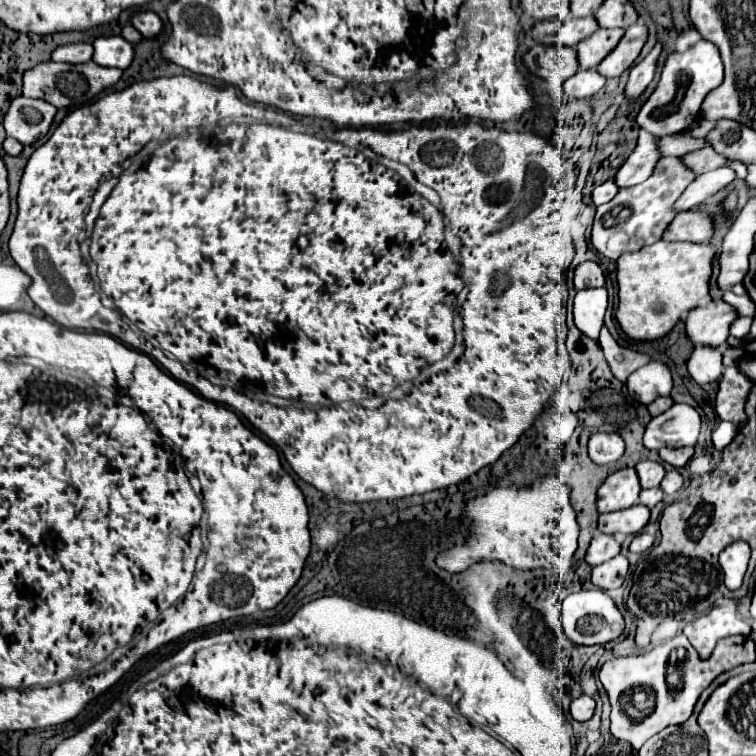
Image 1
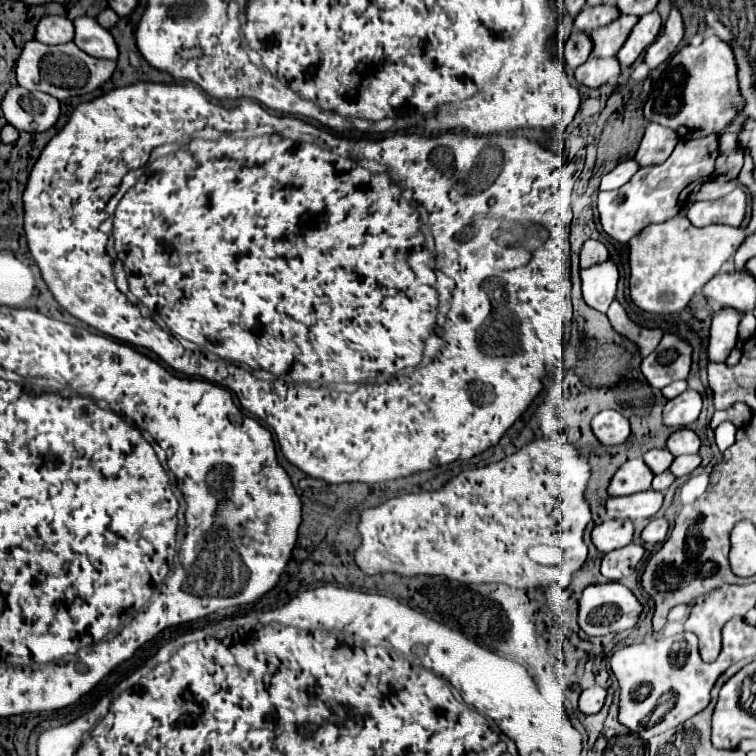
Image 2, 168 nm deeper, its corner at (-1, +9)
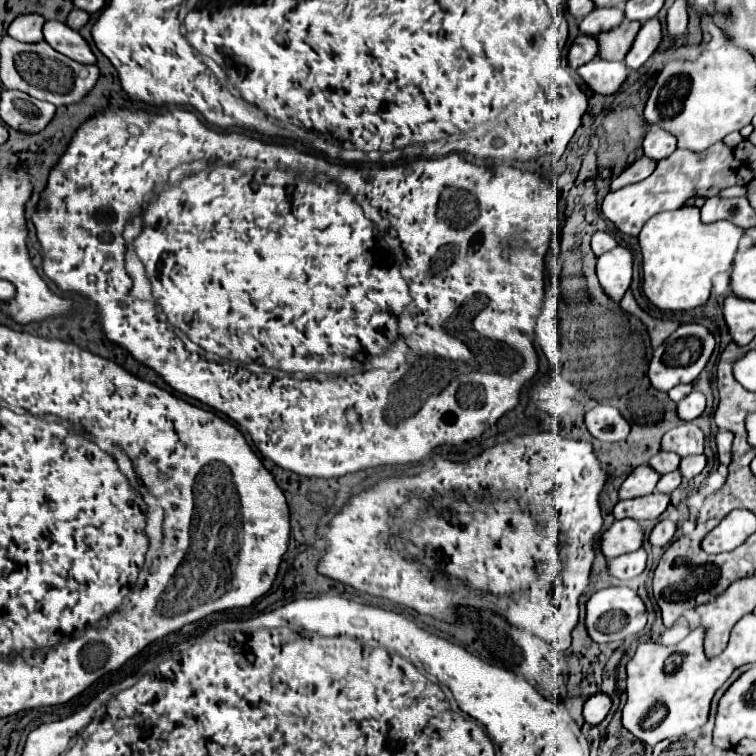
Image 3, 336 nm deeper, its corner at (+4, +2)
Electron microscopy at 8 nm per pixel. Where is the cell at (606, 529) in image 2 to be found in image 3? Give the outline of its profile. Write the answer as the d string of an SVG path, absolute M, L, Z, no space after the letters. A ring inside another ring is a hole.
M624 518L616 520L600 538L600 550L606 558L616 558L620 554L634 552L642 546L642 530L636 520Z

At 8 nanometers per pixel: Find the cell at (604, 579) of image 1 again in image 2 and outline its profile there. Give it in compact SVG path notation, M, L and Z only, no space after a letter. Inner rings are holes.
M629 543L621 549L605 553L601 563L601 573L609 581L619 581L623 577L629 577L635 571L637 563L643 559L643 555L645 555L645 547L639 543Z

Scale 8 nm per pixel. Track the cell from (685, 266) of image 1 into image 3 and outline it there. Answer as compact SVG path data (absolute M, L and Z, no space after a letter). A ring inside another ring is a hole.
M678 208L672 212L662 212L652 216L642 232L638 234L638 244L642 250L642 292L648 298L652 306L658 310L670 310L670 312L682 312L692 310L702 304L706 304L712 288L712 278L720 272L728 272L732 268L732 260L738 248L738 242L742 238L744 230L730 224L730 222L714 222L714 224L702 224L700 222L700 210L698 208Z

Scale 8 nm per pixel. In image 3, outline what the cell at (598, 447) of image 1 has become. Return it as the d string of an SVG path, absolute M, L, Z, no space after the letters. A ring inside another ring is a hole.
M596 406L586 414L588 432L602 442L620 442L628 436L630 424L612 406Z

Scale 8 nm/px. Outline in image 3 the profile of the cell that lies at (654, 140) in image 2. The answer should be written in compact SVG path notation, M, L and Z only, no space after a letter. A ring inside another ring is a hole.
M650 130L644 136L644 156L652 156L652 160L668 158L676 150L676 138L664 130Z

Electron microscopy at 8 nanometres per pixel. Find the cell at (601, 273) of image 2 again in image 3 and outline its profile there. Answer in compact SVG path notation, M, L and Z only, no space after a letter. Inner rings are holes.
M616 246L598 258L596 276L600 288L610 302L620 302L632 280L632 254L624 246Z

